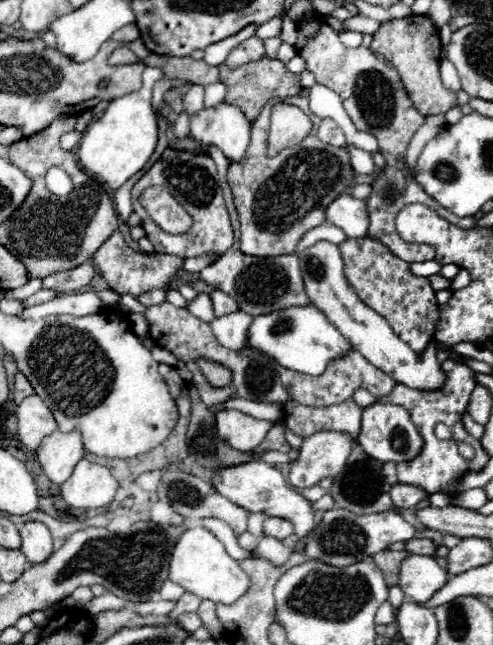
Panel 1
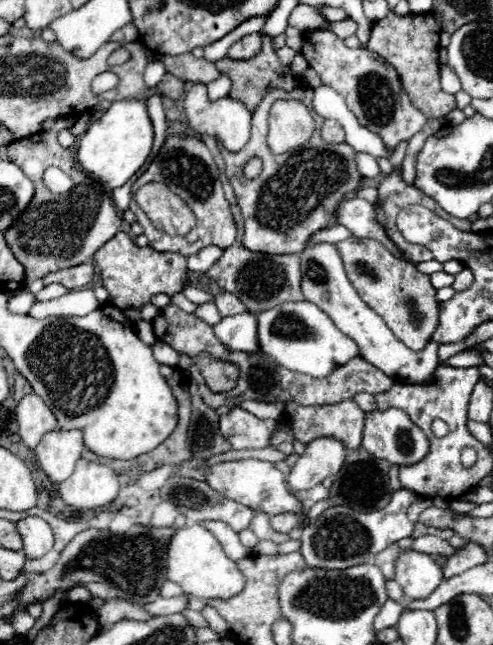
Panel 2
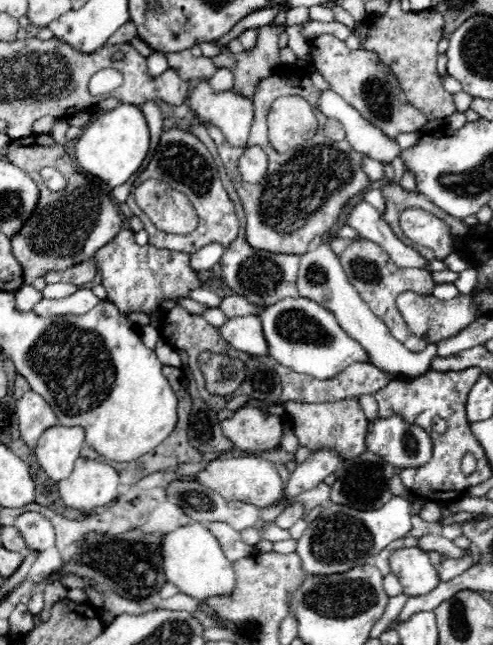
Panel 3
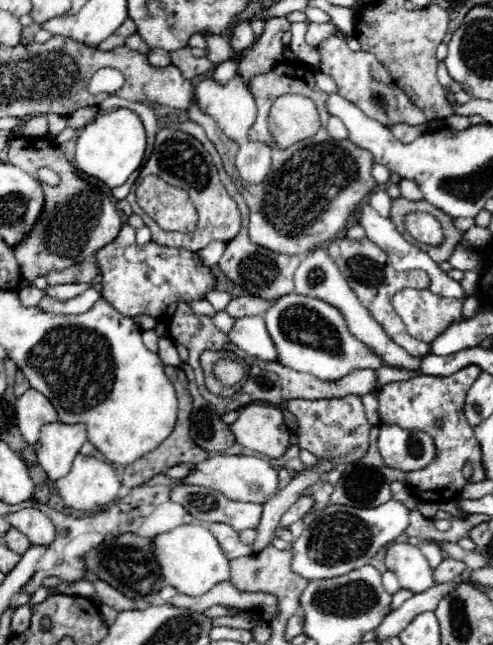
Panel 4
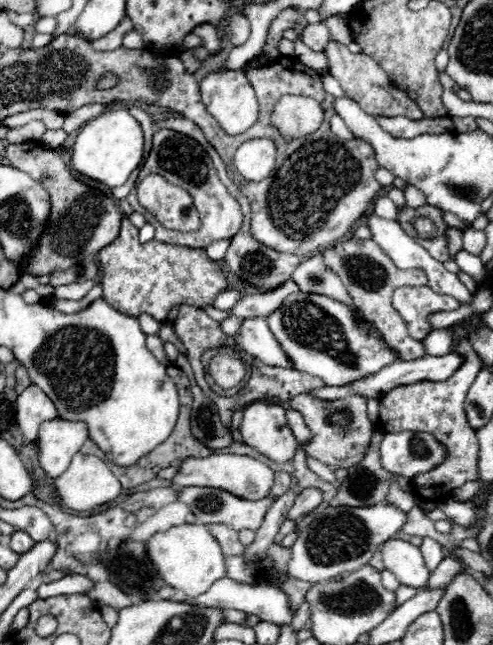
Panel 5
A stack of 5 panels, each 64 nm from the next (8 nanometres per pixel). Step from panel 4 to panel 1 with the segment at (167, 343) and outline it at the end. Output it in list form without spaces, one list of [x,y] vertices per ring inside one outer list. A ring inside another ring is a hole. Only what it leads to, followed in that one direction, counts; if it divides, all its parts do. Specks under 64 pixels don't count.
[[[156,344],[152,347],[151,353],[153,358],[157,362],[163,362],[163,364],[175,366],[176,363],[178,362],[178,359],[170,351],[160,346],[156,346]],[[164,362],[170,362],[170,363],[164,363]]]

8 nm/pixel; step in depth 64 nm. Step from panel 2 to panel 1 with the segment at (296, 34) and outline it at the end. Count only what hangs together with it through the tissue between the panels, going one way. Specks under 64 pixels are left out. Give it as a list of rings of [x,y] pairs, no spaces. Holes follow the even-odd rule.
[[[284,16],[284,18],[282,18],[282,28],[280,28],[278,38],[280,38],[282,42],[290,44],[290,46],[296,44],[296,26],[294,26],[294,22],[290,20],[290,16]]]

